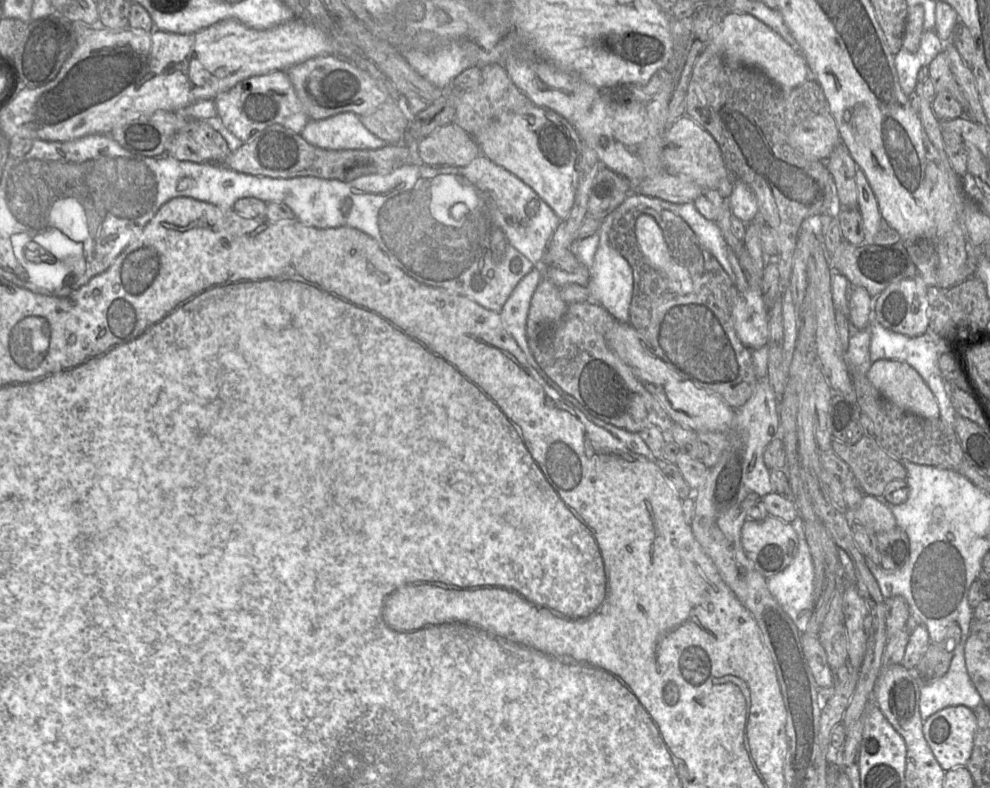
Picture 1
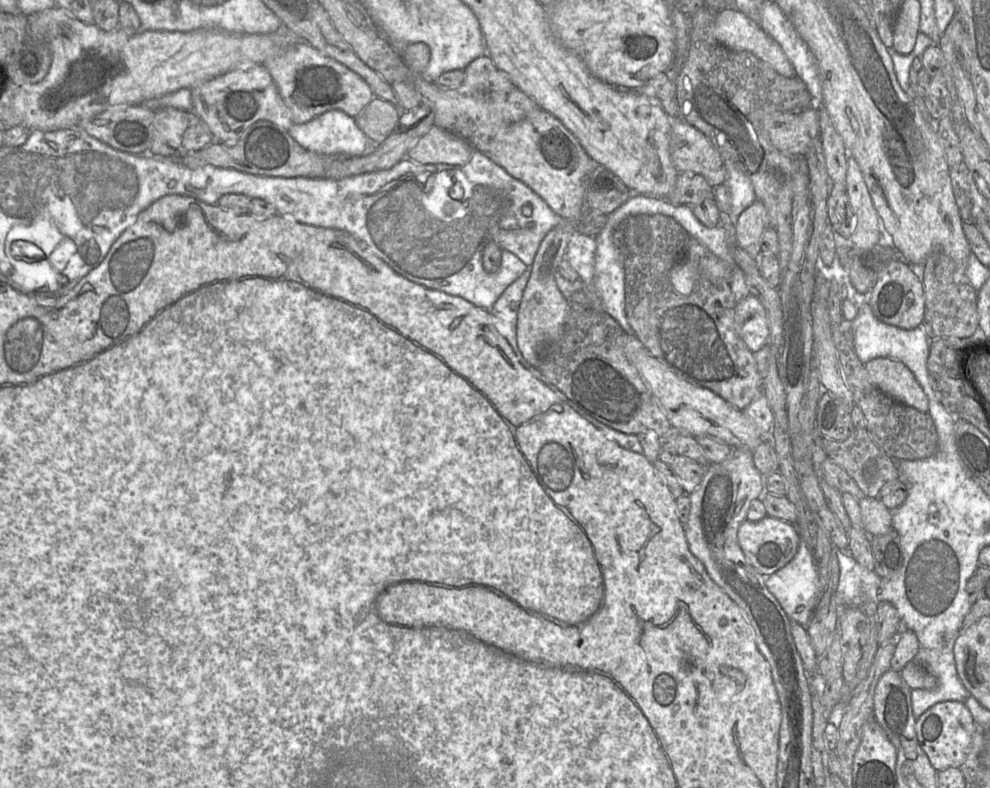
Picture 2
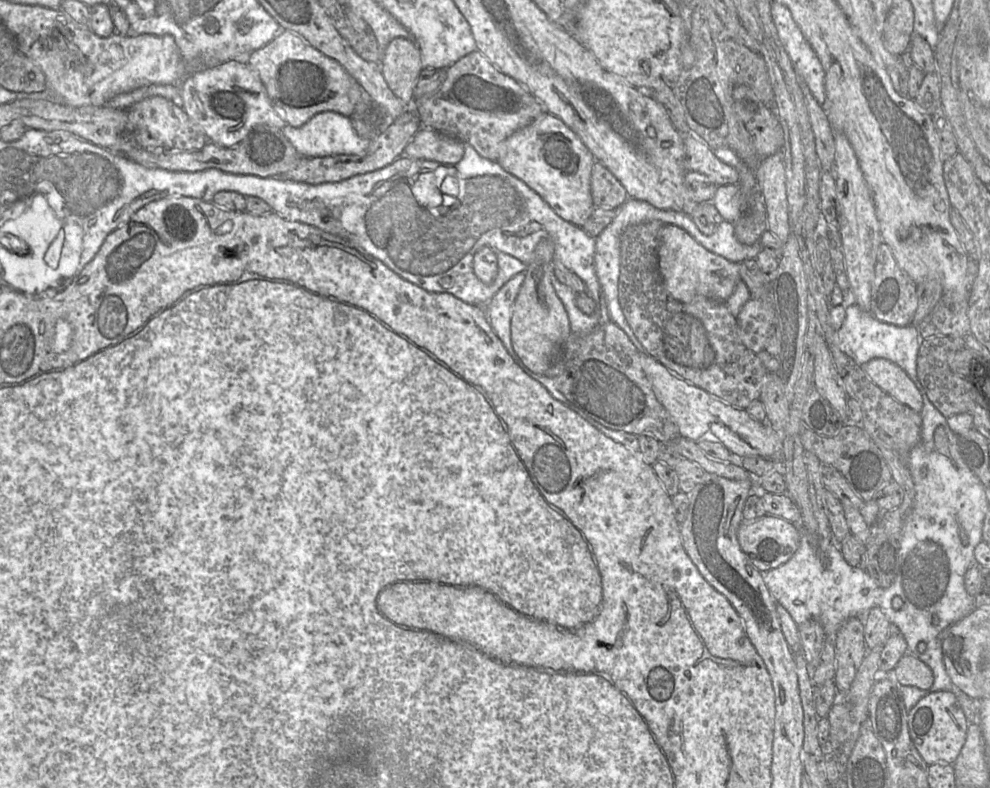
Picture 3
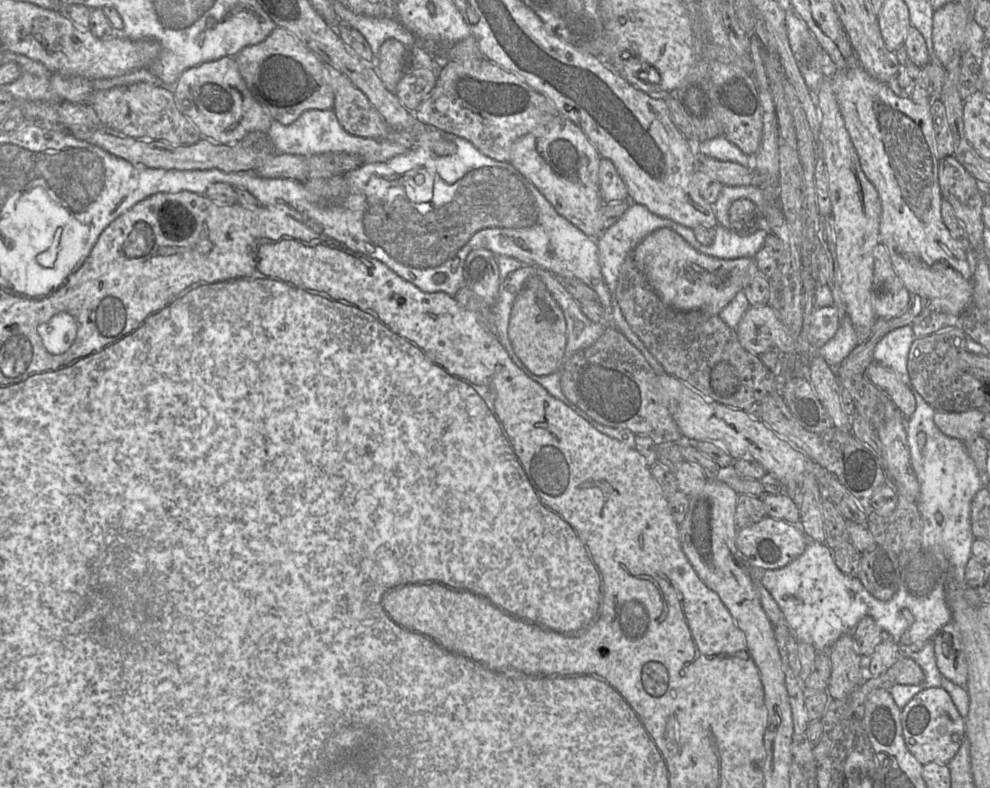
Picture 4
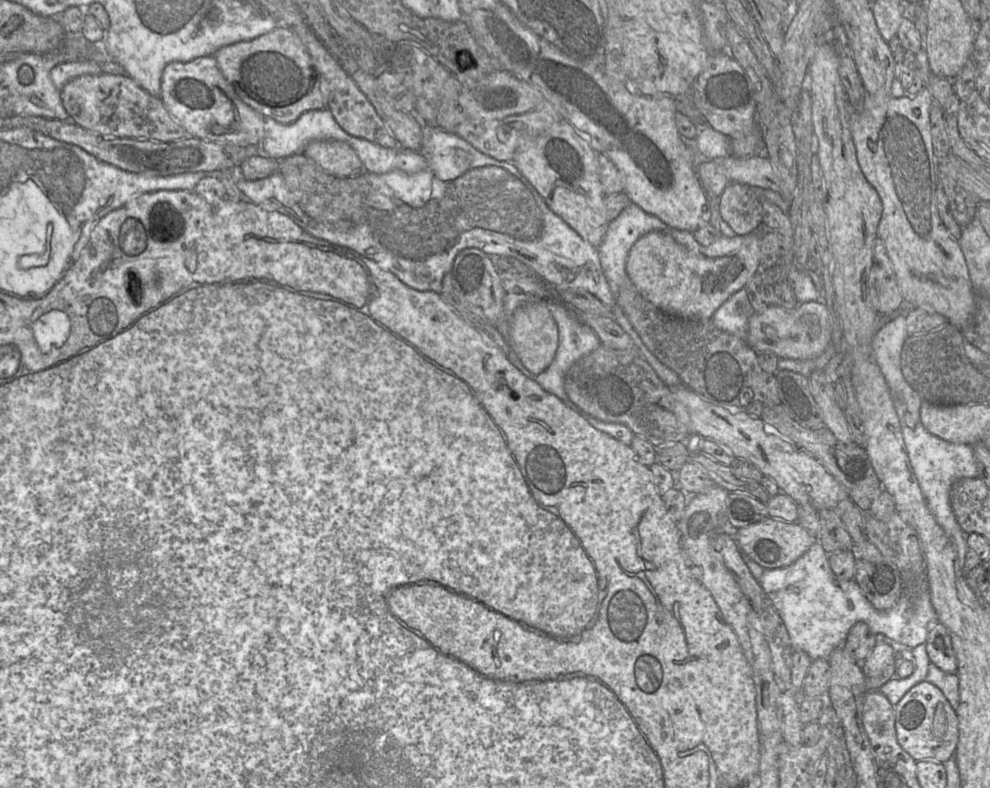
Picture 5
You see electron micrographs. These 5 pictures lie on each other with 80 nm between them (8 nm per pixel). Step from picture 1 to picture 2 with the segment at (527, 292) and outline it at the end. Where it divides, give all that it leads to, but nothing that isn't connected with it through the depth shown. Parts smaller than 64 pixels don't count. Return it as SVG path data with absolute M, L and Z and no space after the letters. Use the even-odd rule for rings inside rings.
M528 267L519 278L505 289L489 311L494 317L494 325L497 331L511 345L523 367L526 367L526 369L536 378L544 382L550 382L544 375L542 375L538 368L531 366L524 359L517 344L516 326L518 309L530 274L531 268Z

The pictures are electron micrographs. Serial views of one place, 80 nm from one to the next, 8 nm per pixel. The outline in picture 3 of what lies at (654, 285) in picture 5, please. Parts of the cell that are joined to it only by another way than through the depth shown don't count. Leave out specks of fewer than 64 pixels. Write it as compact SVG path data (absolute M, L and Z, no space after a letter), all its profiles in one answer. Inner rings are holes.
M664 225L658 233L658 239L658 269L665 288L673 299L681 303L690 303L696 296L702 295L717 301L726 302L728 300L740 280L739 263L730 262L708 251L686 231L673 225Z

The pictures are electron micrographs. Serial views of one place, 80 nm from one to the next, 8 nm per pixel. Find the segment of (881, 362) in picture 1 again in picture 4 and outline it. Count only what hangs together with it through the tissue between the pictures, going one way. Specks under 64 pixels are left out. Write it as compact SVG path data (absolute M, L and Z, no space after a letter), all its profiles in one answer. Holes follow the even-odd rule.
M872 362L867 367L865 376L891 398L905 418L909 418L914 413L916 399L896 372L877 362Z

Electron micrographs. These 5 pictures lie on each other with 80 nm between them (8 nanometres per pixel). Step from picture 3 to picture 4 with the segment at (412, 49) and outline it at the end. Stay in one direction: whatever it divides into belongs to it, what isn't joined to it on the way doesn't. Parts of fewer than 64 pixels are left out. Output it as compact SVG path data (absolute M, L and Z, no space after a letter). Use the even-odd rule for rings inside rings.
M387 39L377 53L373 67L385 87L394 93L398 82L410 69L410 50L396 39Z

